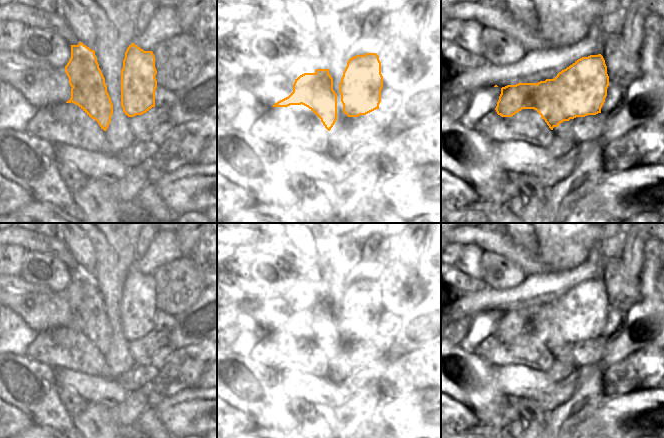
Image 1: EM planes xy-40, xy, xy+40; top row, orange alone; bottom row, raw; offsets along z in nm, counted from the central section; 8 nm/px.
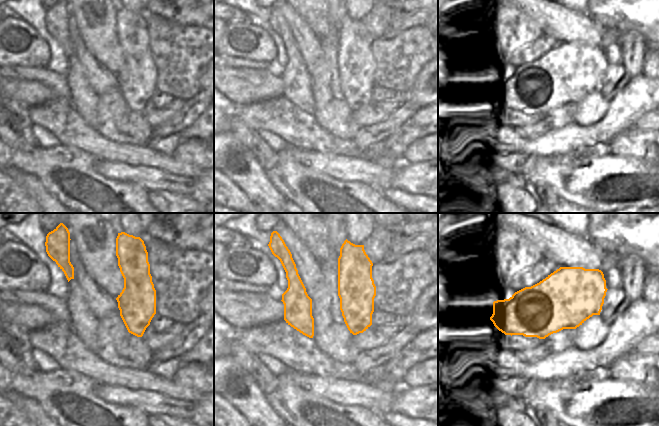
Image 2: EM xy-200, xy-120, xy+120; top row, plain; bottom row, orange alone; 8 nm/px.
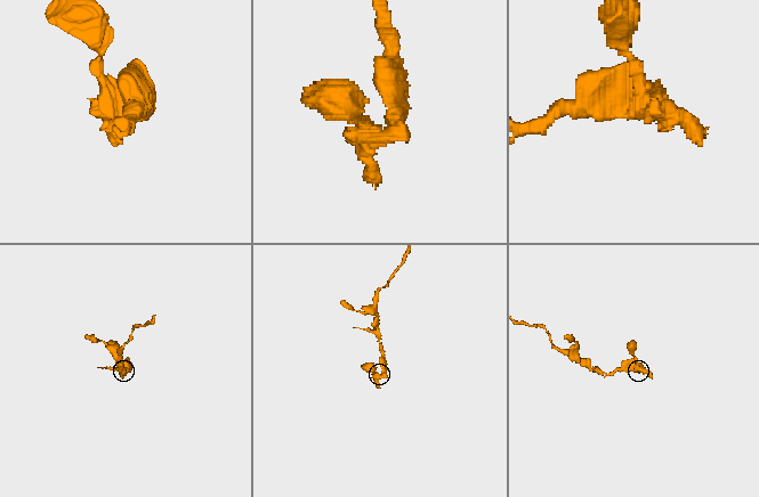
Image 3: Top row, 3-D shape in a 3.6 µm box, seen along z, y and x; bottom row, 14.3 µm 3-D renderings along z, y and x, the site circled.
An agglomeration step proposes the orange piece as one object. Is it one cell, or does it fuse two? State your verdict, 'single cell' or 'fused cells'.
fused cells

